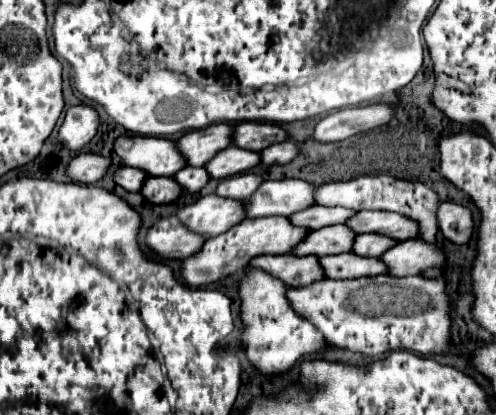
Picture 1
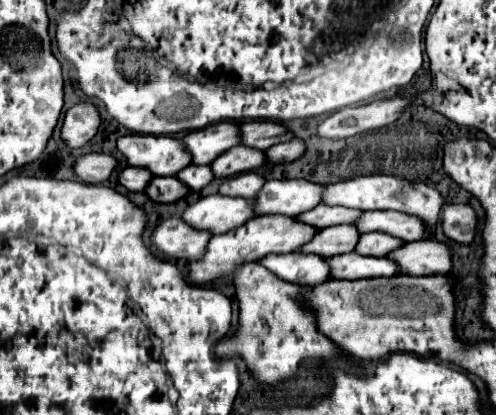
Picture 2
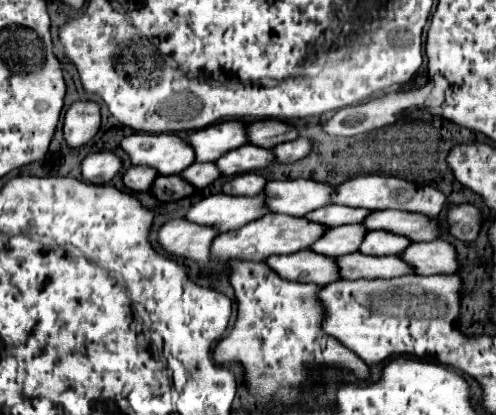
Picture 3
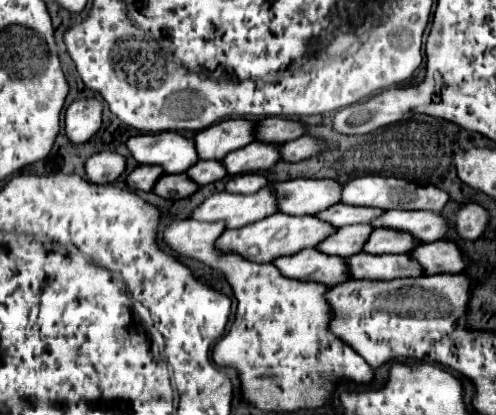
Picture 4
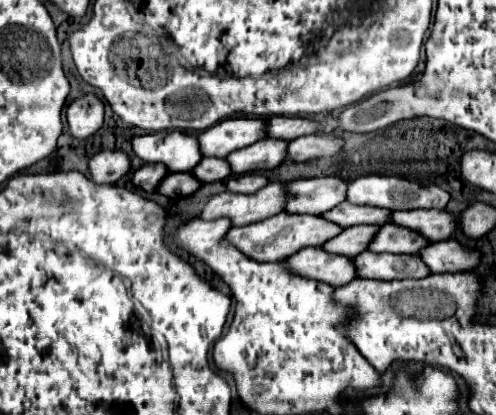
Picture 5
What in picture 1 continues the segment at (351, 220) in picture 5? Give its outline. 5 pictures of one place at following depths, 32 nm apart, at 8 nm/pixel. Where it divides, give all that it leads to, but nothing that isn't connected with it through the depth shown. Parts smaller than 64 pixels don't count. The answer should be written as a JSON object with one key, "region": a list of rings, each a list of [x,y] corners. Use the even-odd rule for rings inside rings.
{"region":[[[310,206],[304,208],[300,212],[294,212],[288,216],[290,224],[294,226],[302,226],[302,228],[324,228],[324,226],[332,226],[332,224],[342,224],[344,220],[348,220],[352,212],[348,208],[326,208],[326,206]]]}

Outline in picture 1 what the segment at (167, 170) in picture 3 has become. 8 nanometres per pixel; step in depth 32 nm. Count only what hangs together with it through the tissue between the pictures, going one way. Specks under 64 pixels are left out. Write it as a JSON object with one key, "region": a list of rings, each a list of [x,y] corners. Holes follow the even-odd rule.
{"region":[[[120,136],[114,142],[114,152],[122,164],[140,168],[148,176],[174,176],[182,166],[176,144],[166,138],[144,138],[144,136]]]}

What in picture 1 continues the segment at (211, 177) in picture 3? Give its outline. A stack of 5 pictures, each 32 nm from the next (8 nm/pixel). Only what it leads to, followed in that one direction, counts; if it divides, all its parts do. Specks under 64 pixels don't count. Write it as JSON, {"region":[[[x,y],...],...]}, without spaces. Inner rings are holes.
{"region":[[[184,166],[182,170],[178,170],[174,174],[174,180],[178,182],[178,186],[184,192],[200,192],[200,188],[210,180],[208,172],[204,172],[204,168],[188,168]]]}

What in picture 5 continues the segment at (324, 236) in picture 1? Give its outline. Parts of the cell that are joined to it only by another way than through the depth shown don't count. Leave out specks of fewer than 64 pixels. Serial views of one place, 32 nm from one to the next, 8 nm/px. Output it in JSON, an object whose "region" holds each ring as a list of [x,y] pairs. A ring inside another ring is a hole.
{"region":[[[368,224],[348,226],[348,228],[344,228],[344,232],[340,232],[334,238],[330,238],[328,242],[324,242],[322,248],[326,252],[352,258],[352,256],[358,256],[360,252],[366,250],[366,246],[370,244],[370,240],[372,240],[372,236],[376,232],[378,232],[378,228],[376,226],[368,226]]]}

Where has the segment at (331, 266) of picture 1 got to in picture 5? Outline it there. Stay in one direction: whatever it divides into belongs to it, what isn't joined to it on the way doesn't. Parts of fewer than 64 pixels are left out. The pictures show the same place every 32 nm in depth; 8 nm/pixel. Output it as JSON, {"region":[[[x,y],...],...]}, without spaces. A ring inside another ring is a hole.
{"region":[[[362,252],[352,258],[358,278],[372,280],[402,280],[402,278],[424,278],[428,268],[420,264],[416,254],[374,254]]]}

